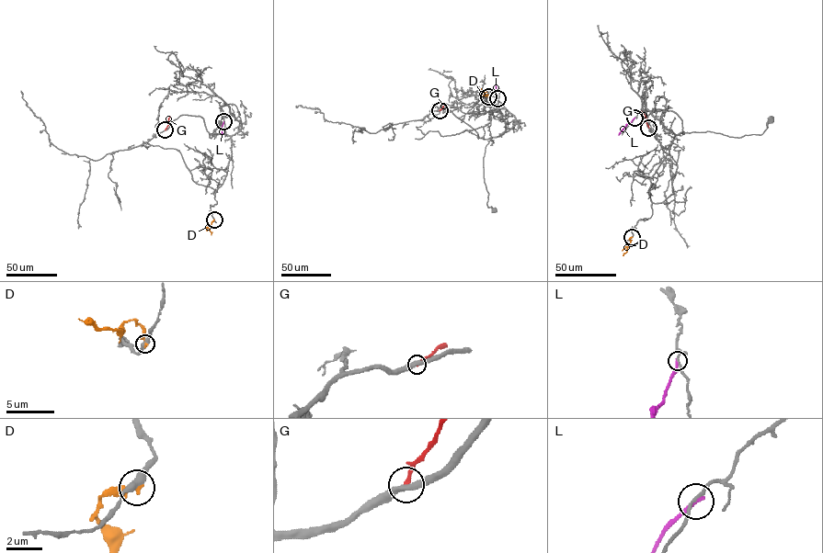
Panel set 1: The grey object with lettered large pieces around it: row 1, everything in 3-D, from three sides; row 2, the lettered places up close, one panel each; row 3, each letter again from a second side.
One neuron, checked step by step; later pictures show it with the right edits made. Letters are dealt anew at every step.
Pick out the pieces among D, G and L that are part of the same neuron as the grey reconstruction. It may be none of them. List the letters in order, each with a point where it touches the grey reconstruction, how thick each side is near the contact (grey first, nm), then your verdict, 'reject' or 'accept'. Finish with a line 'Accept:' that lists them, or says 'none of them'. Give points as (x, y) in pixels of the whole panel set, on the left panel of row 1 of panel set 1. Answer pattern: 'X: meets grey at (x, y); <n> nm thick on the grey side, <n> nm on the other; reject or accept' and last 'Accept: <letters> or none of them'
D: meets grey at (214, 220); 380 nm thick on the grey side, 240 nm on the other; reject
G: meets grey at (165, 129); 360 nm thick on the grey side, 200 nm on the other; reject
L: meets grey at (223, 121); 160 nm thick on the grey side, 240 nm on the other; reject
Accept: none of them

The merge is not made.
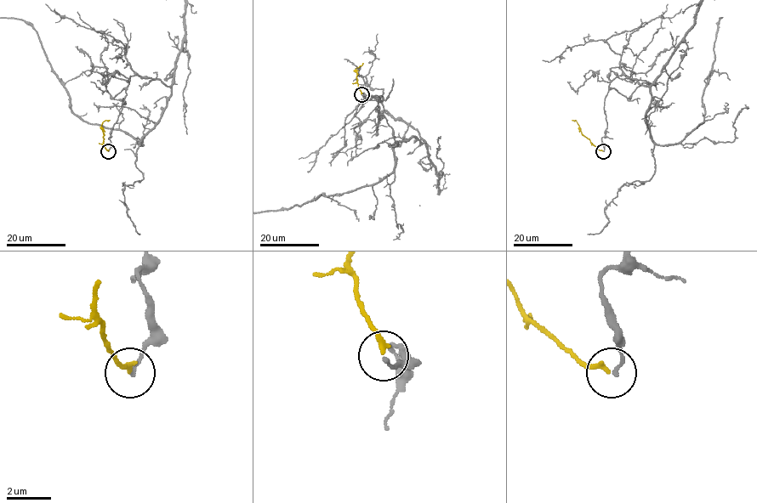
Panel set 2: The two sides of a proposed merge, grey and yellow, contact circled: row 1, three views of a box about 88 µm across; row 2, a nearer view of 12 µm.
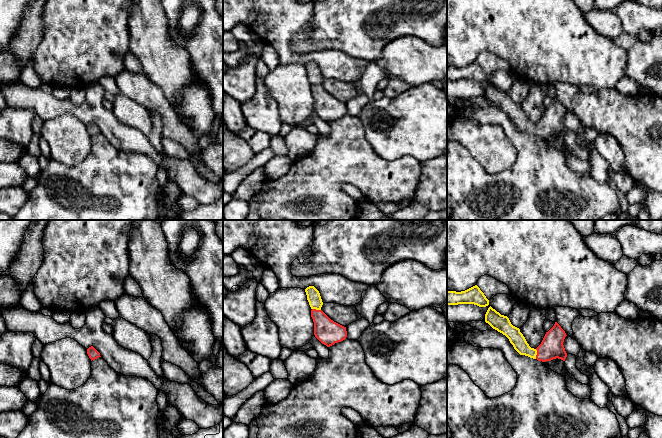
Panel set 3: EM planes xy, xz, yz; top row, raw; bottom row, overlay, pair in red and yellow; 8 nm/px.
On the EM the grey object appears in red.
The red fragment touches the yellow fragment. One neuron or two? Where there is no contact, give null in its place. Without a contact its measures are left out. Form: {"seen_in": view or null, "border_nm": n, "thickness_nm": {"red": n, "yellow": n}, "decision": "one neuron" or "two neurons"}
{"seen_in": "yz", "border_nm": 80, "thickness_nm": {"red": 190, "yellow": 120}, "decision": "one neuron"}

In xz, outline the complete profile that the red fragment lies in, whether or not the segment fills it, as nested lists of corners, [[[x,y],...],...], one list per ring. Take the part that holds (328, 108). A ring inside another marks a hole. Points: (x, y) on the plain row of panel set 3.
[[[314,62],[305,65],[311,83],[315,113],[327,123],[346,115],[346,103],[331,96],[322,86],[323,81],[319,67]]]

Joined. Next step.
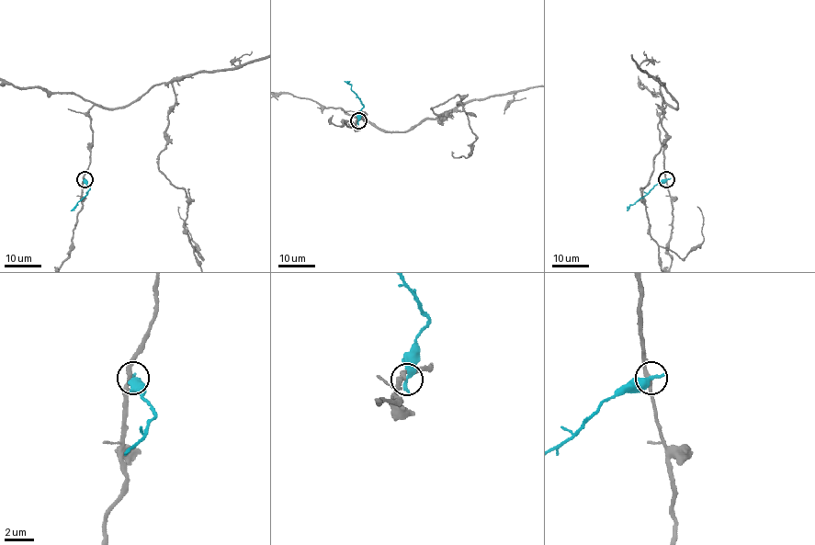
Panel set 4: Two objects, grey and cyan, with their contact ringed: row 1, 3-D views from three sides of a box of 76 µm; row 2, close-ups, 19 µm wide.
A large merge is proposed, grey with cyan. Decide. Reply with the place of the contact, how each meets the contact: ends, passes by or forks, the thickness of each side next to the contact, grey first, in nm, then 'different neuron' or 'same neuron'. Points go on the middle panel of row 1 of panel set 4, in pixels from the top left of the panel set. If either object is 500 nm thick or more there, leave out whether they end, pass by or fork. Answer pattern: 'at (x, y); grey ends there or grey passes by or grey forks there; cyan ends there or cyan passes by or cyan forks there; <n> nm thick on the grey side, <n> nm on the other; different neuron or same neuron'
at (358, 120); grey passes by; cyan ends there; 280 nm thick on the grey side, 480 nm on the other; different neuron

